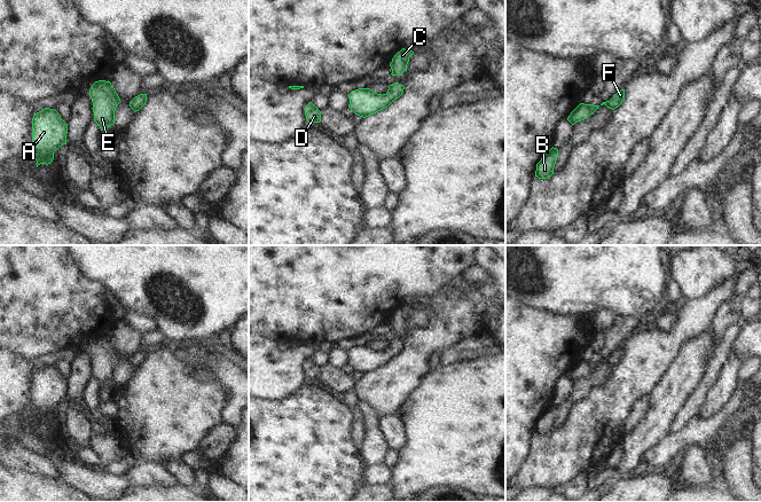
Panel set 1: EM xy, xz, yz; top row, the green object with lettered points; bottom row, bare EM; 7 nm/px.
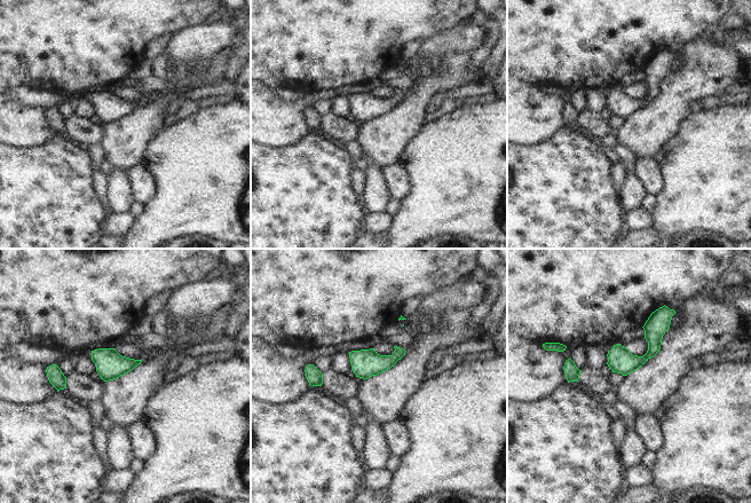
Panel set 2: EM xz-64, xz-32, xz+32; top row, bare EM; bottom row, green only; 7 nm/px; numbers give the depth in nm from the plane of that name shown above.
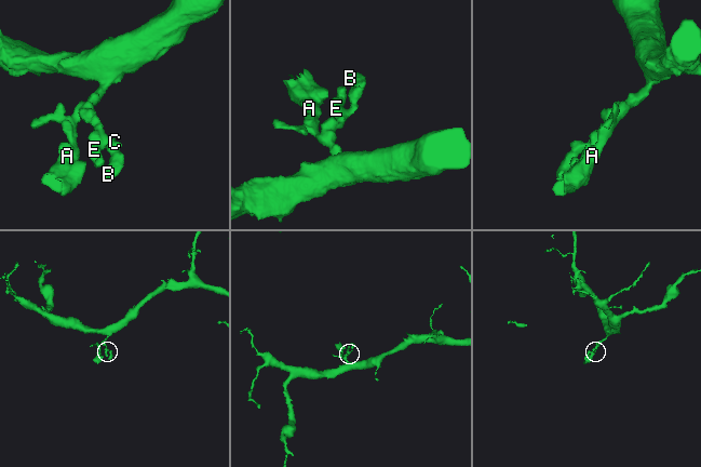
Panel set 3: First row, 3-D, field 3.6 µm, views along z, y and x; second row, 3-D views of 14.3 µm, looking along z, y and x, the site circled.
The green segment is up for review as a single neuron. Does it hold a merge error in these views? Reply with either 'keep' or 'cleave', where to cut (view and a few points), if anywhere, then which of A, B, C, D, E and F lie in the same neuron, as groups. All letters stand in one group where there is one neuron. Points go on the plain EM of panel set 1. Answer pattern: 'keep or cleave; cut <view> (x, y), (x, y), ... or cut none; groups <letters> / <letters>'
keep; cut none; groups A B C D E F

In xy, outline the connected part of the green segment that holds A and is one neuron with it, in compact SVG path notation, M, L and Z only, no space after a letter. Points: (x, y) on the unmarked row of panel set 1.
M45 364L32 375L32 401L37 424L50 421L54 409L66 401L68 381L54 366Z

